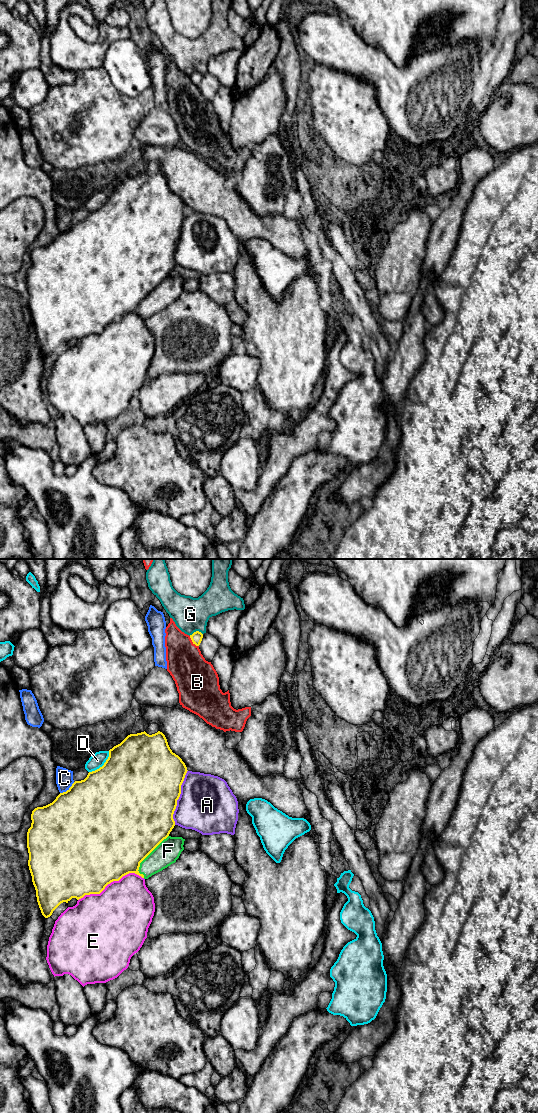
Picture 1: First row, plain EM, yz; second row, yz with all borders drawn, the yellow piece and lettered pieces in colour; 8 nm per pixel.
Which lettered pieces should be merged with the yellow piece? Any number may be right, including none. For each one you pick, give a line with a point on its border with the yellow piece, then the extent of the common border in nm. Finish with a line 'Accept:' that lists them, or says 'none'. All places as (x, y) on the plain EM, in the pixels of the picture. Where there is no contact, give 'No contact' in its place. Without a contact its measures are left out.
F: Touches yellow at yz (146, 296). Shared border 400 nm
Accept: F

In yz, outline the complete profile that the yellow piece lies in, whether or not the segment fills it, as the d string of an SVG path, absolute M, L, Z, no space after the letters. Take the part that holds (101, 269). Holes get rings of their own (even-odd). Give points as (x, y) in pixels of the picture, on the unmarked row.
M162 172L130 174L109 190L109 197L102 207L89 212L84 220L75 221L52 243L32 251L32 263L27 272L28 306L37 342L45 358L50 357L61 343L100 334L108 324L129 313L148 319L176 302L184 290L185 279L169 274L175 266L173 254L187 211L185 203L172 192Z

